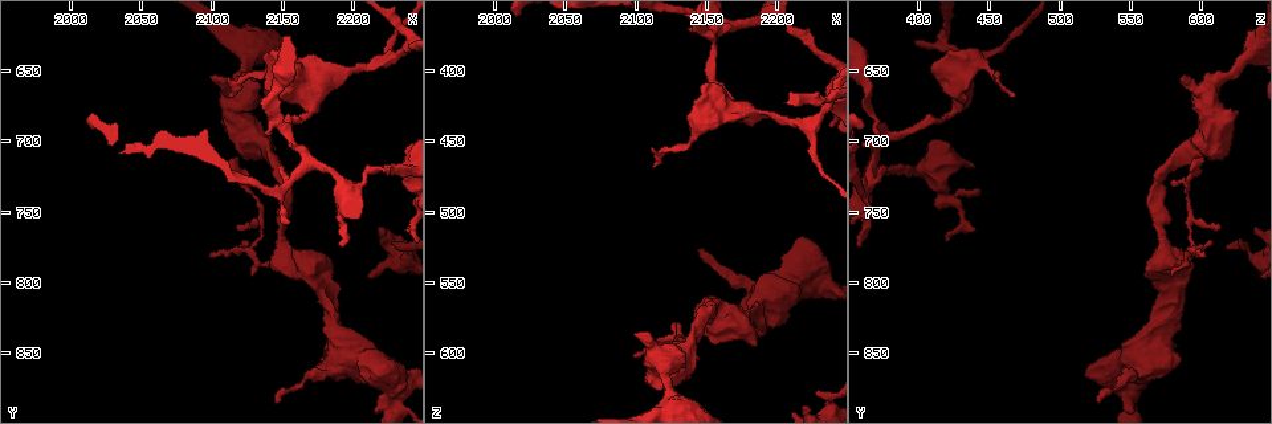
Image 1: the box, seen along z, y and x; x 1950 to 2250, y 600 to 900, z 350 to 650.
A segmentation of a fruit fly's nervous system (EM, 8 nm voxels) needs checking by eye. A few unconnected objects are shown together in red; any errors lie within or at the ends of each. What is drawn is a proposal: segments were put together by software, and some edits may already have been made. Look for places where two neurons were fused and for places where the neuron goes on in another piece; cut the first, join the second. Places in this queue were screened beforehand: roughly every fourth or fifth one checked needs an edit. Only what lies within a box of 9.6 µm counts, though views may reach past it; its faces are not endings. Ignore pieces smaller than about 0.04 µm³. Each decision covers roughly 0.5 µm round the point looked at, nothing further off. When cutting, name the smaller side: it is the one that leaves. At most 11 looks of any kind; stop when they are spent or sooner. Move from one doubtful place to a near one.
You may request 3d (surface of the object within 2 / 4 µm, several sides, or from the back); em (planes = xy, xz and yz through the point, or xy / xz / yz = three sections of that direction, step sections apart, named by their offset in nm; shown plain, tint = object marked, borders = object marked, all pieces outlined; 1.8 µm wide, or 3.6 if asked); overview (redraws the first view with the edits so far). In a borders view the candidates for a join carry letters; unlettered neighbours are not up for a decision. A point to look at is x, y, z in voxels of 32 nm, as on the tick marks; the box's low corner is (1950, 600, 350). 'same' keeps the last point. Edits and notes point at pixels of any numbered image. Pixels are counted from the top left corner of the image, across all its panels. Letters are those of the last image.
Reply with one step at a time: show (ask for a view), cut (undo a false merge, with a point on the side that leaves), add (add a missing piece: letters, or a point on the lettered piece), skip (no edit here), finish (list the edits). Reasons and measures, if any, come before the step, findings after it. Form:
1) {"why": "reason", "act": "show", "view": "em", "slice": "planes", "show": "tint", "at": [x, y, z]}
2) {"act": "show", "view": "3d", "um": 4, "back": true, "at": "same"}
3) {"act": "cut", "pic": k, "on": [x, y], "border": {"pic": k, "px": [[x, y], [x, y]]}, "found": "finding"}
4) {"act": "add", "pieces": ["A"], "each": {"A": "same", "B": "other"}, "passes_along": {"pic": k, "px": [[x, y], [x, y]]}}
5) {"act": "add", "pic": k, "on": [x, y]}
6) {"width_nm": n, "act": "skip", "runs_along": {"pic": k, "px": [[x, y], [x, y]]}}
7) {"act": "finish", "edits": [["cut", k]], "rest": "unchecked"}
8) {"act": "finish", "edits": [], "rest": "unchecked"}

{"why": "branch point", "act": "show", "view": "3d", "um": 4, "at": [2118, 668, 600]}

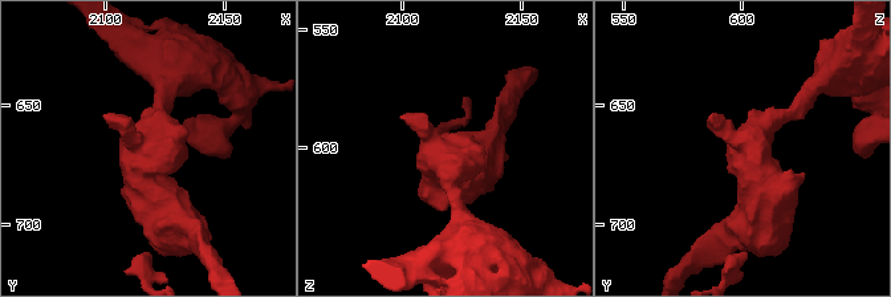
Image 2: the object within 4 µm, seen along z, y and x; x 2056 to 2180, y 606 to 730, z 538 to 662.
{"act": "show", "view": "em", "slice": "planes", "show": "plain", "at": [2119, 669, 601]}

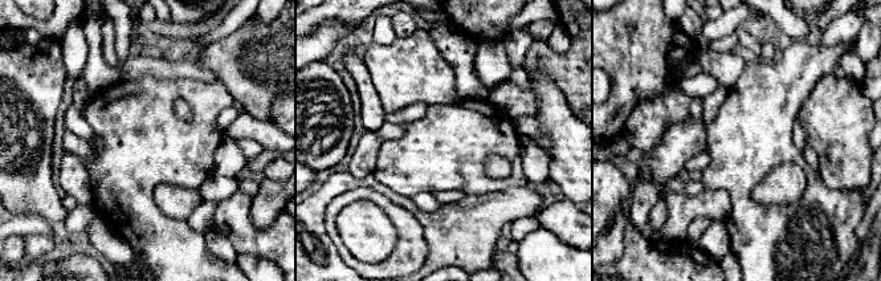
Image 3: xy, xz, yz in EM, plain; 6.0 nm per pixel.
{"act": "show", "view": "em", "slice": "planes", "show": "borders", "at": "same"}

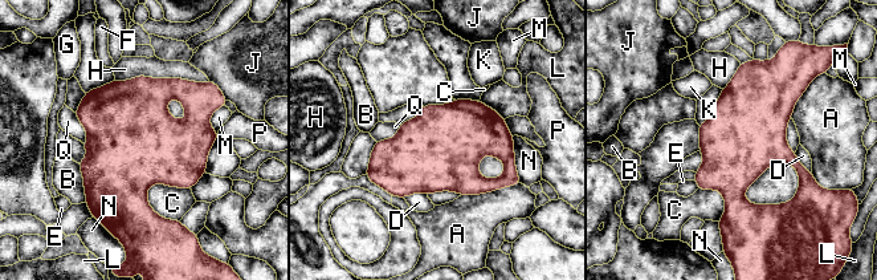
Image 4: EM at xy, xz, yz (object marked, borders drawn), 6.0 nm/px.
{"act": "skip", "each": {"A": "other", "B": "other", "C": "other", "D": "other", "E": "other", "F": "other", "G": "other", "H": "other", "J": "other", "K": "other", "L": "other", "M": "other", "N": "other", "P": "other", "Q": "other"}, "border": {"pic": 4, "px": [[74, 113], [88, 137], [84, 143]]}, "found": "all the same neuron"}

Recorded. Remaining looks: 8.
{"why": "thin end", "act": "show", "view": "3d", "um": 2, "at": [2126, 730, 580]}

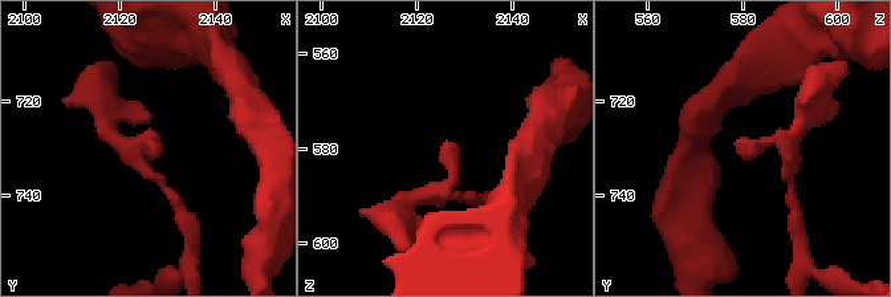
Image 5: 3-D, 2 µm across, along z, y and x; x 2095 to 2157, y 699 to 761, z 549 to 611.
{"act": "show", "view": "em", "slice": "yz", "step": 4, "show": "tint", "at": [2128, 731, 579]}

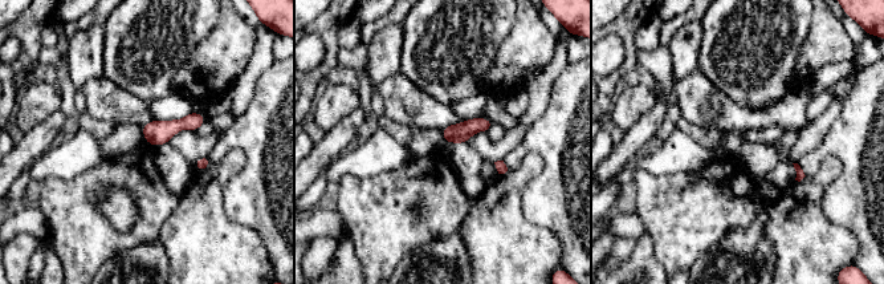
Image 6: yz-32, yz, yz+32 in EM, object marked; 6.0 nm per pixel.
{"why": "cut it another way", "act": "show", "view": "em", "slice": "planes", "show": "borders", "at": "same"}

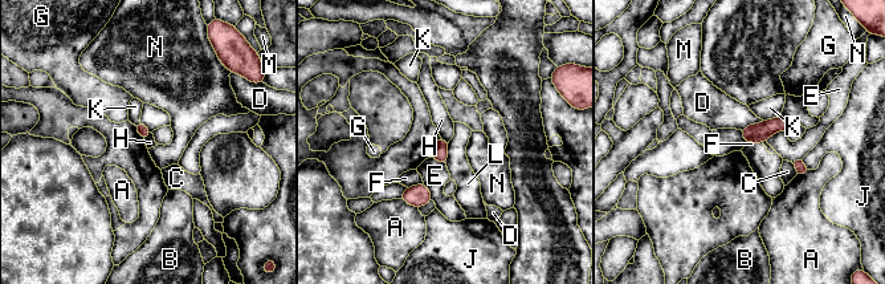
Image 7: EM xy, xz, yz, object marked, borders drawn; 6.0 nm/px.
{"act": "skip", "each": {"A": "other", "B": "other", "C": "other", "D": "other", "E": "other", "F": "other", "G": "other", "H": "other", "J": "other", "K": "other", "L": "other", "M": "other", "N": "other"}, "border": {"pic": 7, "px": [[739, 130], [746, 142]]}, "found": "none of them fits"}

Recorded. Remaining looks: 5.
{"why": "abrupt turn", "act": "show", "view": "em", "slice": "planes", "show": "borders", "at": [2180, 804, 582]}

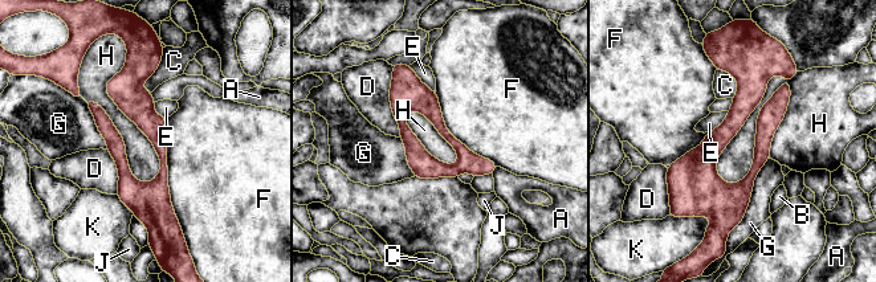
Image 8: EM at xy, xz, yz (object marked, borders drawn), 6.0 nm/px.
{"width_nm": 140, "act": "skip", "each": {"A": "other", "B": "other", "C": "other", "D": "other", "E": "other", "F": "other", "G": "other", "H": "other", "J": "other", "K": "other"}, "border": {"pic": 8, "px": [[797, 73], [724, 182]]}, "found": "continuous, no second neuron"}

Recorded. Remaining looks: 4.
{"why": "sudden change in width", "act": "show", "view": "3d", "um": 4, "at": [2230, 872, 550]}

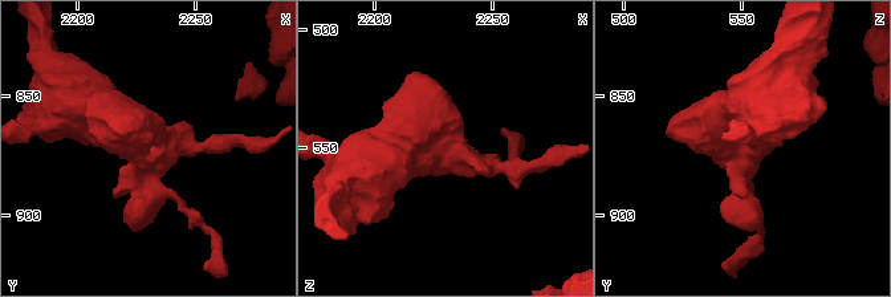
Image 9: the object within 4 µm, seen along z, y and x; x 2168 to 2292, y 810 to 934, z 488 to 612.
{"why": "shape alone is not enough", "act": "show", "view": "em", "slice": "xz", "step": 8, "show": "tint", "at": [2232, 873, 552]}

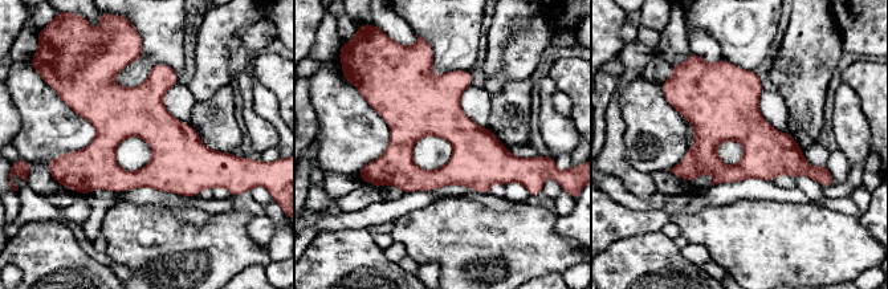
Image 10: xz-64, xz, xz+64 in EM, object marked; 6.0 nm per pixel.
{"why": "another direction", "act": "show", "view": "em", "slice": "yz", "step": 16, "show": "borders", "at": "same"}

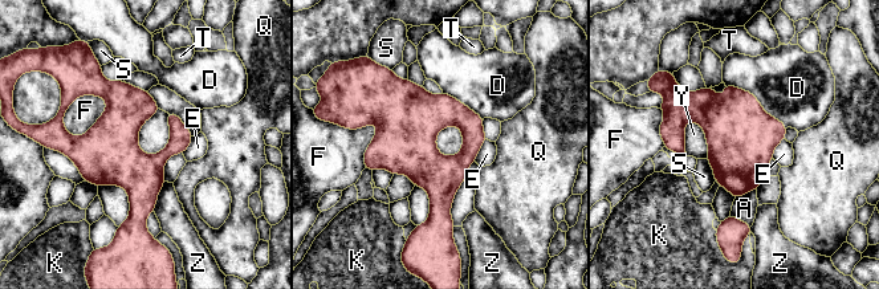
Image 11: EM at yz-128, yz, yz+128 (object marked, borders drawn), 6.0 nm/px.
{"width_nm": 140, "act": "skip", "each": {"A": "other", "D": "other", "E": "other", "F": "other", "K": "other", "Q": "other", "S": "other", "T": "other", "Y": "other", "Z": "other"}, "border": {"pic": 11, "px": [[688, 119], [704, 133], [707, 159]]}, "found": "all the same neuron"}

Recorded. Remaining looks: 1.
{"act": "finish", "edits": [], "rest": "unchecked"}

